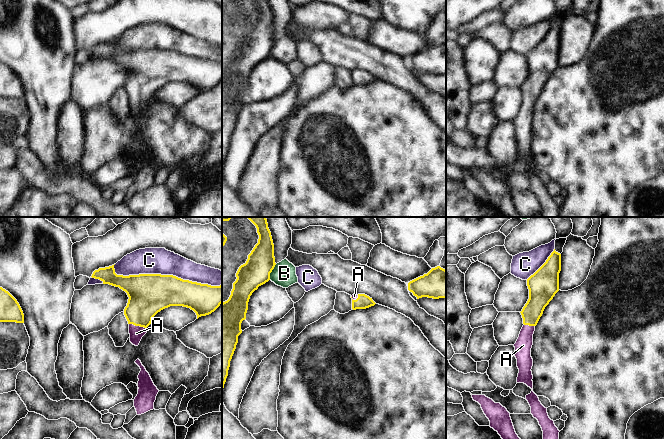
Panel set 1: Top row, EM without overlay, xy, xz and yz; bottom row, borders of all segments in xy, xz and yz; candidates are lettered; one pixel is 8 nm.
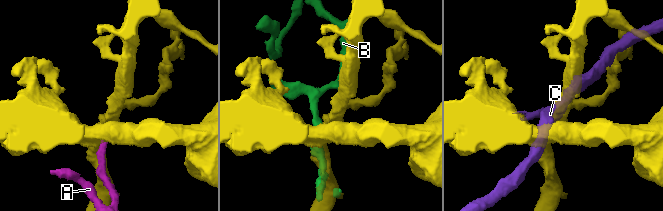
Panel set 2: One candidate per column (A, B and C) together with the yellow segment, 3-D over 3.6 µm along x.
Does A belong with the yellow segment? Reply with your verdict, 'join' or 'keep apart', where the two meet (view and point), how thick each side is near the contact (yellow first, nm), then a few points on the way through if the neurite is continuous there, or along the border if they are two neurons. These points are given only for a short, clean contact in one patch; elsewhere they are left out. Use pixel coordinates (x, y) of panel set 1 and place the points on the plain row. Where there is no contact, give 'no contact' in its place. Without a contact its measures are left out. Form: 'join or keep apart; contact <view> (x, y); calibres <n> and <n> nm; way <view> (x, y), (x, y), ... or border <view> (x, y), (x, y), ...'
join; contact xy (138, 101); calibres 300 and 110 nm; way xy (147, 72), (139, 87), (138, 101), (136, 109)

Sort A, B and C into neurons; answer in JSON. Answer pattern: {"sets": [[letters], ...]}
{"sets": [["A"], ["B"], ["C"]]}

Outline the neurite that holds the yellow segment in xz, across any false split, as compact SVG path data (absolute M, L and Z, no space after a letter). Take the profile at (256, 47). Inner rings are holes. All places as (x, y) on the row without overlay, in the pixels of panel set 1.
M268 0L254 1L259 11L258 19L248 31L246 39L239 43L231 71L222 79L222 166L238 112L242 109L241 99L246 95L250 72L270 56L270 49L276 41Z

